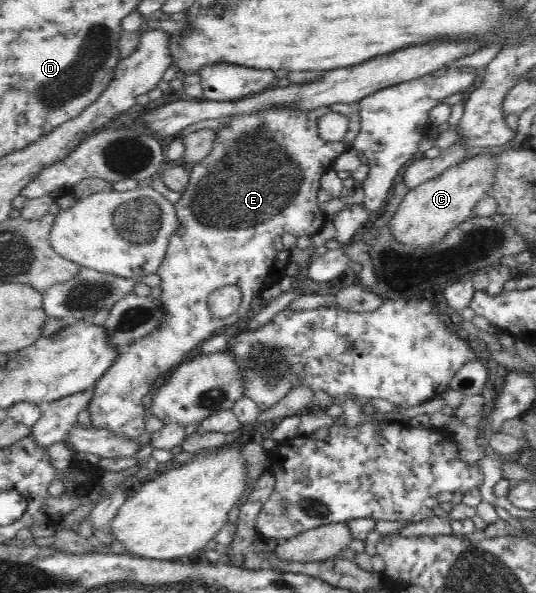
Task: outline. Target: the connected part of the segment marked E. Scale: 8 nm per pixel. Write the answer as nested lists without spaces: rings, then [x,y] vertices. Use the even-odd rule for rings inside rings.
[[[357,102],[355,104],[334,104],[317,110],[312,110],[311,112],[272,108],[267,111],[264,110],[250,114],[249,116],[234,116],[224,119],[224,121],[227,124],[223,129],[216,131],[216,137],[218,137],[218,139],[216,140],[216,143],[214,144],[214,147],[209,155],[207,155],[205,159],[201,159],[199,163],[189,167],[189,183],[187,183],[187,187],[181,195],[181,200],[175,204],[177,218],[180,222],[179,227],[177,227],[177,231],[173,233],[173,237],[171,237],[171,241],[169,241],[167,255],[165,255],[165,259],[163,259],[161,267],[157,269],[157,274],[161,276],[162,293],[160,294],[160,298],[161,306],[163,306],[163,321],[161,321],[161,323],[155,327],[155,331],[151,331],[151,333],[145,335],[143,339],[135,341],[135,343],[132,343],[127,350],[119,353],[117,360],[113,361],[113,365],[107,369],[107,371],[103,374],[103,377],[100,377],[99,381],[94,385],[94,393],[88,405],[87,410],[90,415],[92,427],[97,429],[105,429],[105,427],[107,427],[109,431],[114,431],[114,433],[117,435],[124,435],[127,439],[130,439],[130,441],[138,441],[141,434],[145,433],[145,416],[147,416],[147,414],[145,413],[145,409],[143,409],[141,404],[143,397],[145,397],[147,393],[152,393],[154,387],[160,383],[161,378],[171,371],[171,369],[187,362],[189,360],[189,355],[193,353],[197,347],[201,347],[204,341],[213,337],[212,334],[214,331],[219,330],[221,327],[223,327],[223,325],[231,325],[231,323],[239,321],[239,319],[251,309],[249,306],[251,300],[254,297],[261,296],[261,293],[267,289],[270,284],[278,282],[284,275],[285,269],[289,264],[290,250],[285,250],[285,247],[281,242],[281,237],[283,237],[285,233],[294,235],[297,238],[301,235],[309,235],[311,233],[315,235],[321,231],[323,227],[325,227],[326,223],[328,223],[330,218],[323,211],[321,211],[321,203],[318,201],[317,197],[317,191],[319,191],[321,187],[321,185],[319,185],[319,180],[321,179],[323,173],[327,173],[327,171],[333,168],[333,163],[337,158],[339,158],[339,155],[353,149],[352,145],[355,141],[355,137],[357,137],[359,134],[361,126],[360,108]],[[332,112],[345,115],[345,117],[349,118],[349,131],[347,131],[347,135],[345,135],[345,139],[343,139],[343,141],[324,142],[324,140],[319,136],[319,119]],[[225,285],[236,285],[239,287],[242,293],[242,302],[239,309],[235,313],[232,313],[225,319],[221,319],[213,315],[213,312],[207,305],[207,299],[210,293],[213,293],[213,291]]]

